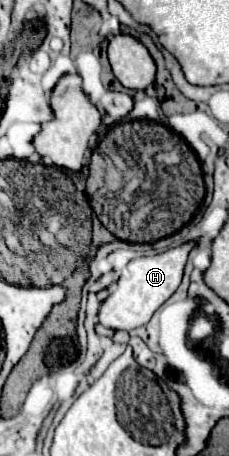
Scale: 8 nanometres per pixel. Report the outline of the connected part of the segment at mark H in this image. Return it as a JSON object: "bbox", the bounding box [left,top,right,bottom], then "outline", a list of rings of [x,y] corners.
{"bbox":[98,241,198,331],"outline":[[[188,241],[188,243],[182,243],[174,249],[168,249],[158,255],[132,259],[126,267],[128,269],[126,277],[120,277],[116,291],[102,303],[100,313],[98,313],[100,323],[110,329],[128,329],[128,331],[136,329],[140,325],[146,325],[150,321],[150,317],[154,315],[154,311],[176,293],[176,289],[182,281],[182,275],[184,275],[184,265],[186,265],[188,253],[196,245],[198,245],[196,241]]]}

